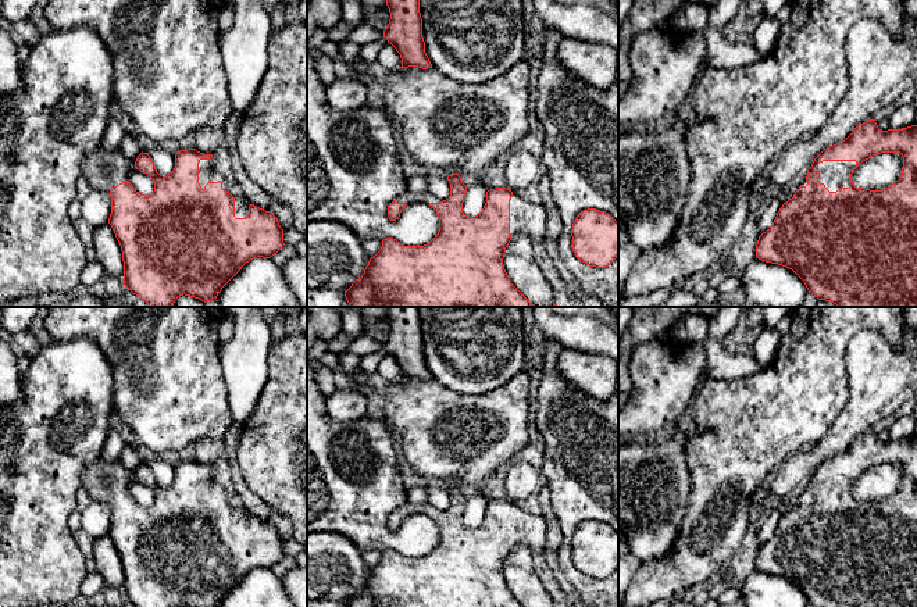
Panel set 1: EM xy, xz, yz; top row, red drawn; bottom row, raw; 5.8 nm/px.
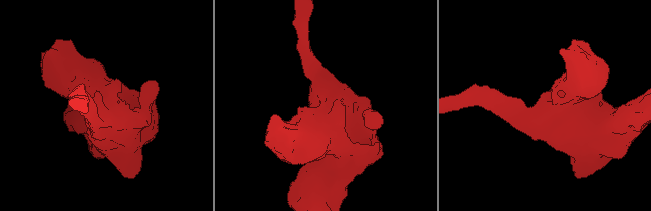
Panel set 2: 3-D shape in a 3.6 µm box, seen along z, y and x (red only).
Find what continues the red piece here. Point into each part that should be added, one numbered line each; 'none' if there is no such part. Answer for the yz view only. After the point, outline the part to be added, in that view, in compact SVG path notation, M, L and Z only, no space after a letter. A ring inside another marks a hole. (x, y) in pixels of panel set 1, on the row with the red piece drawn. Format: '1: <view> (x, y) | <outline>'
1: yz (834, 174) | M823 161L818 164L818 182L829 192L836 192L841 186L849 188L849 172L856 164L856 161Z

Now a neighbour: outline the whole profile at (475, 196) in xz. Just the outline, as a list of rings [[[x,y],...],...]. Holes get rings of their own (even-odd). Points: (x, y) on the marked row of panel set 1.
[[[485,176],[475,179],[474,183],[467,188],[463,203],[463,213],[467,217],[475,217],[482,211],[486,203],[486,192]]]

